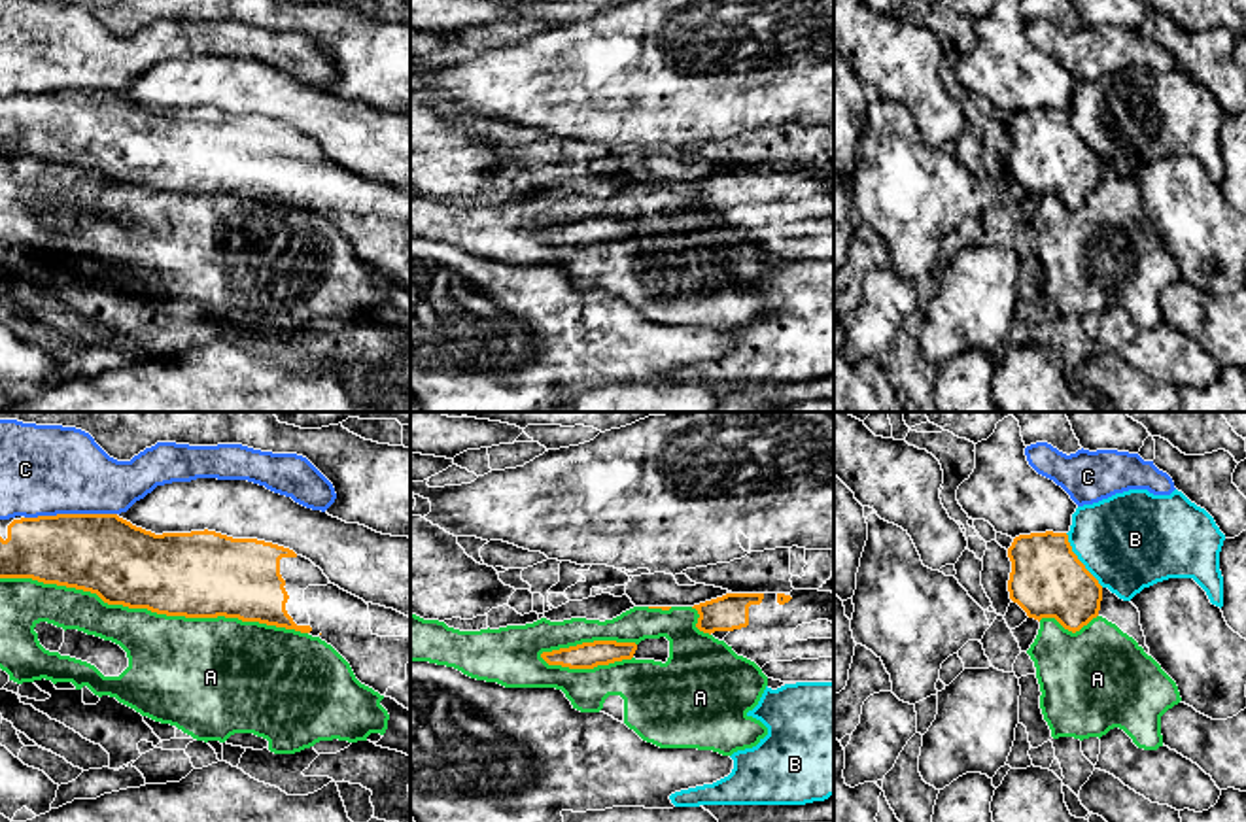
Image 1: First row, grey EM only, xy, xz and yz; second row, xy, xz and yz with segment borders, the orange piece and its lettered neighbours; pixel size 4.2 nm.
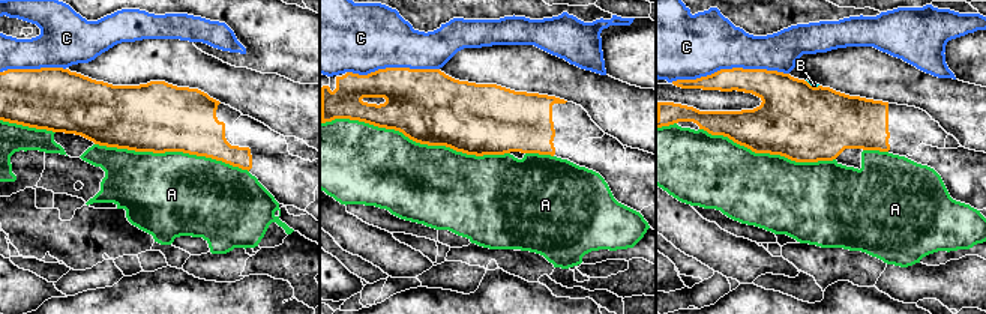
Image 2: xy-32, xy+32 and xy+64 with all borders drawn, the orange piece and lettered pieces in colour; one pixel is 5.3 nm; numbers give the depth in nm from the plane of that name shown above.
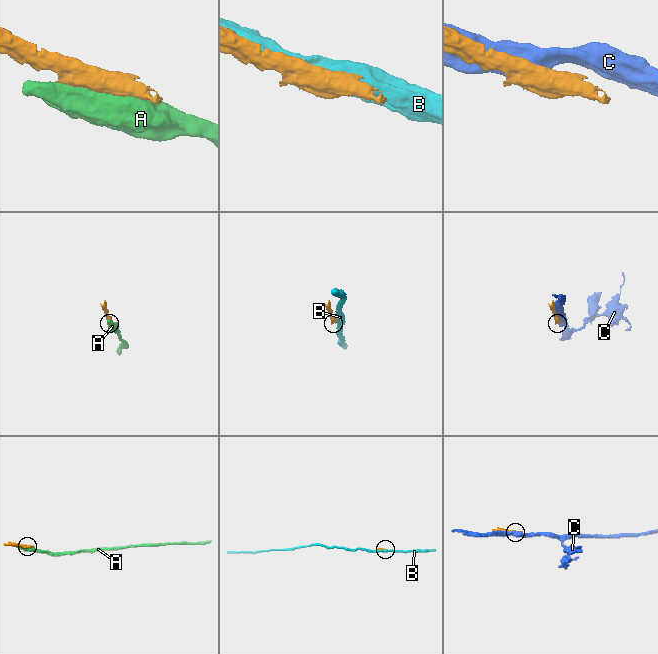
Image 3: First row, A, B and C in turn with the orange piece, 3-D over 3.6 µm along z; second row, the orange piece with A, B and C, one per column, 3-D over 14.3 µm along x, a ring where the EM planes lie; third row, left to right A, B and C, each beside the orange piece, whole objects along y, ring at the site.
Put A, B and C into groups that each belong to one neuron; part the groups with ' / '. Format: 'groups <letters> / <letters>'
groups A / B / C

